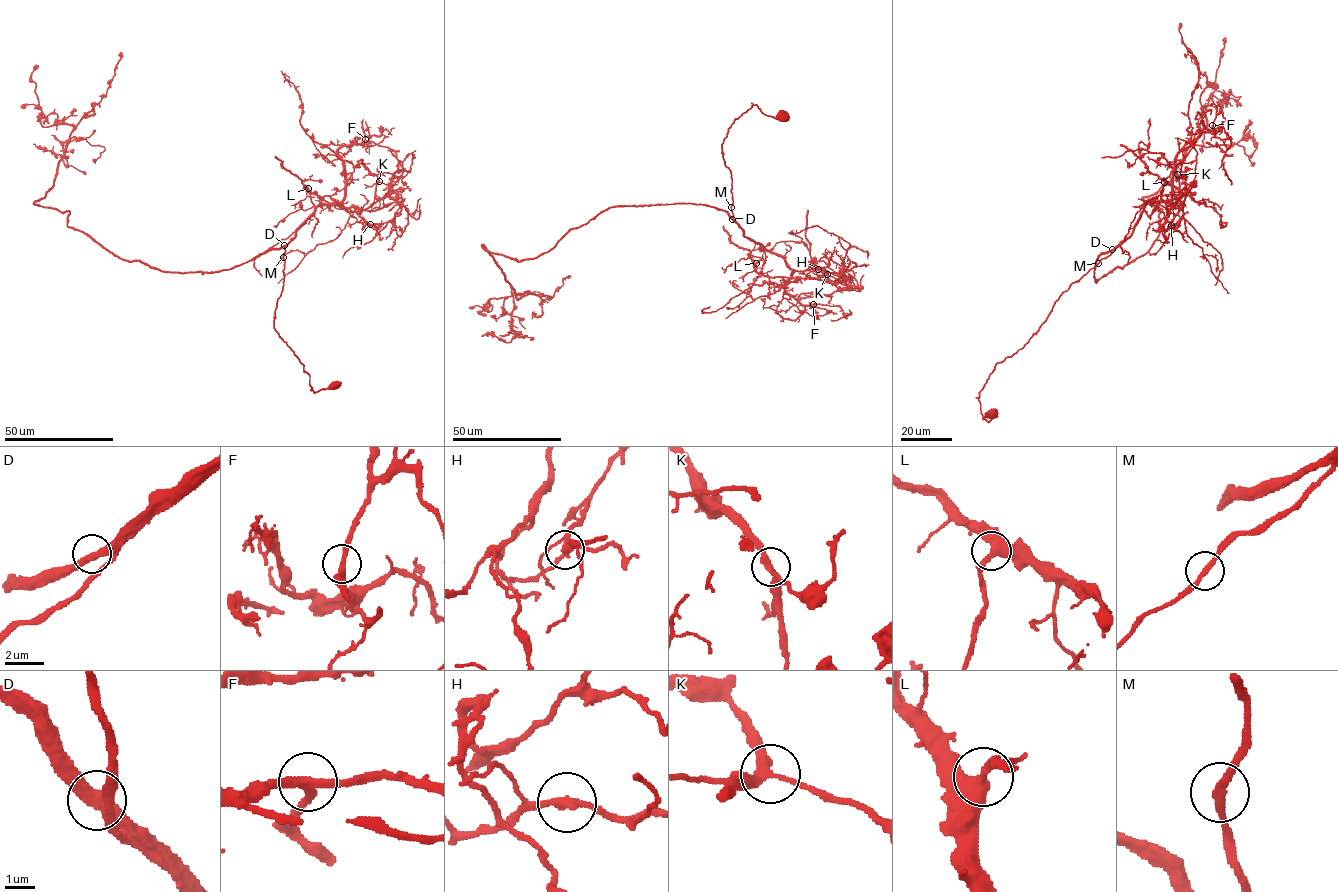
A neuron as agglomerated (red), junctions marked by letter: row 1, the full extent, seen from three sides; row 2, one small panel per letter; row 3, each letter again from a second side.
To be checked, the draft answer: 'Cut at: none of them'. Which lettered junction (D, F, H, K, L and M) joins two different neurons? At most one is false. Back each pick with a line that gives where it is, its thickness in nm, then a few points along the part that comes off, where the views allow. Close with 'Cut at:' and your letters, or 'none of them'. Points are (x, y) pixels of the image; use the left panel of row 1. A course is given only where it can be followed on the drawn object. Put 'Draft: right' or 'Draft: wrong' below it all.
H: (370, 224) | 300 nm | (370, 224), (357, 211), (346, 211), (307, 189), (316, 210), (302, 225), (254, 260), (254, 267), (261, 276)
Cut at: H
Draft: wrong

